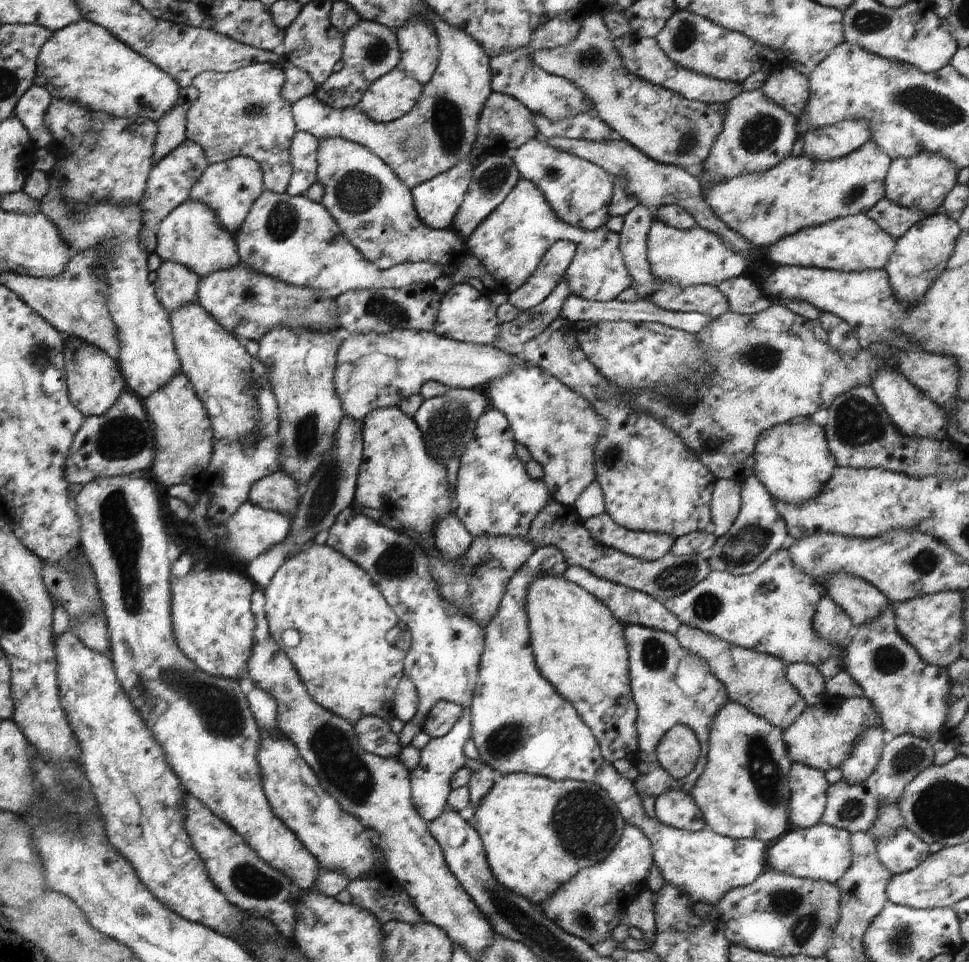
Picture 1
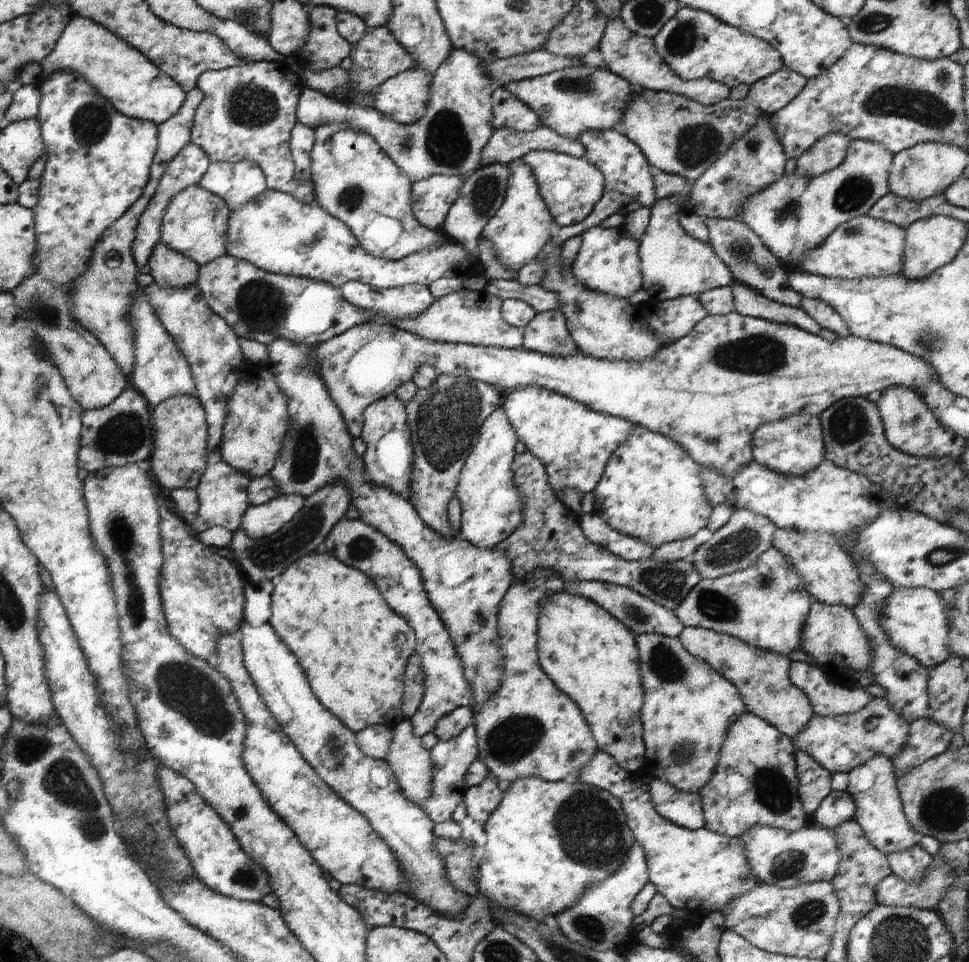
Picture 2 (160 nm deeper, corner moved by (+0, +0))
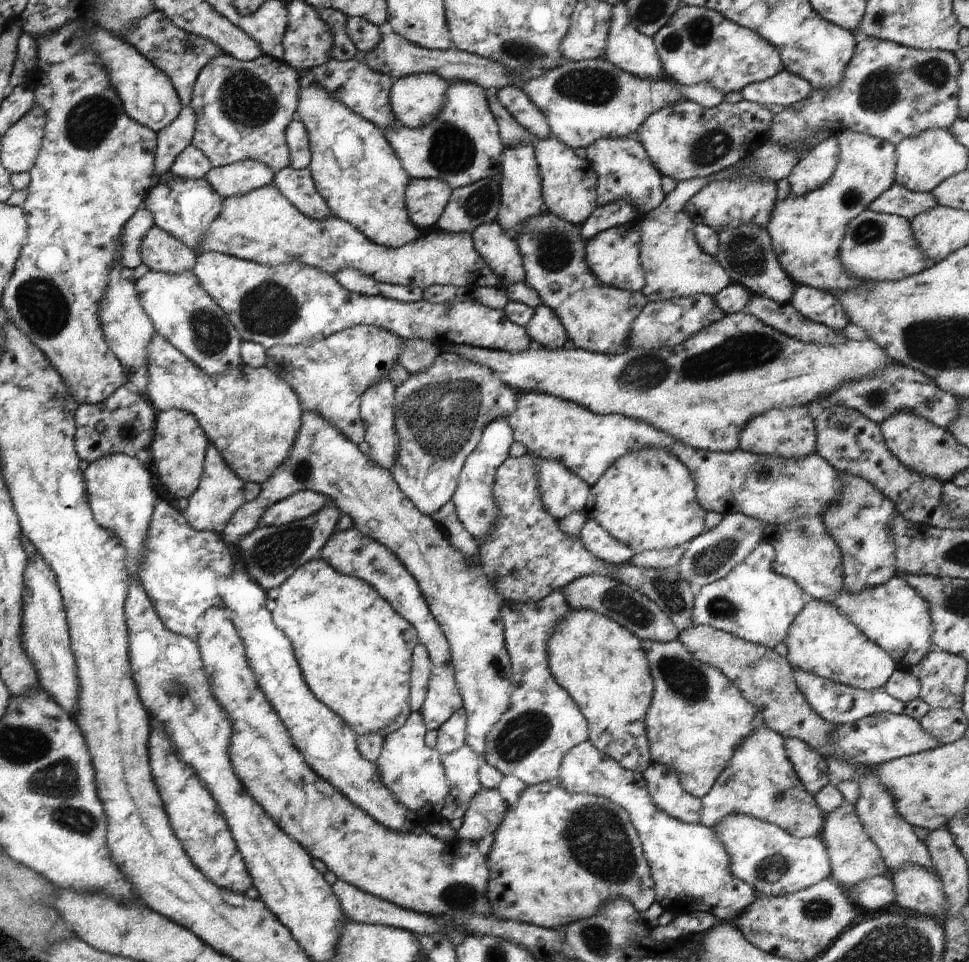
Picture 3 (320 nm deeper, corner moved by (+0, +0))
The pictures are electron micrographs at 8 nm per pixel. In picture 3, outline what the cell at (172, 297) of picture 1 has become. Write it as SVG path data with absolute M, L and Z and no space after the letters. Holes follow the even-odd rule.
M158 226L151 227L143 235L138 255L149 271L165 274L190 271L196 261L196 254L190 248Z

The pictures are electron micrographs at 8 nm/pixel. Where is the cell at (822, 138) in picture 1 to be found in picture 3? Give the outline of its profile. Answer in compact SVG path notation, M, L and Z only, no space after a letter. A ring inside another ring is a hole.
M833 136L805 152L786 176L789 194L798 197L825 184L836 167L839 151L837 139Z

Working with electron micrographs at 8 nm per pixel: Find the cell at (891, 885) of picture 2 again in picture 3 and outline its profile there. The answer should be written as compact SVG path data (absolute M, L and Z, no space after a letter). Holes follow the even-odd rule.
M888 874L860 880L846 894L854 905L865 910L881 910L894 902L893 883Z

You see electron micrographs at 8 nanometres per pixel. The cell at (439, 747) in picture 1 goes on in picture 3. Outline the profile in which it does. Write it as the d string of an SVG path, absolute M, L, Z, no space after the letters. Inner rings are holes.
M464 744L451 754L440 755L440 763L449 792L443 799L439 818L447 822L461 820L470 798L482 789L477 773L479 766L484 763L484 758Z

